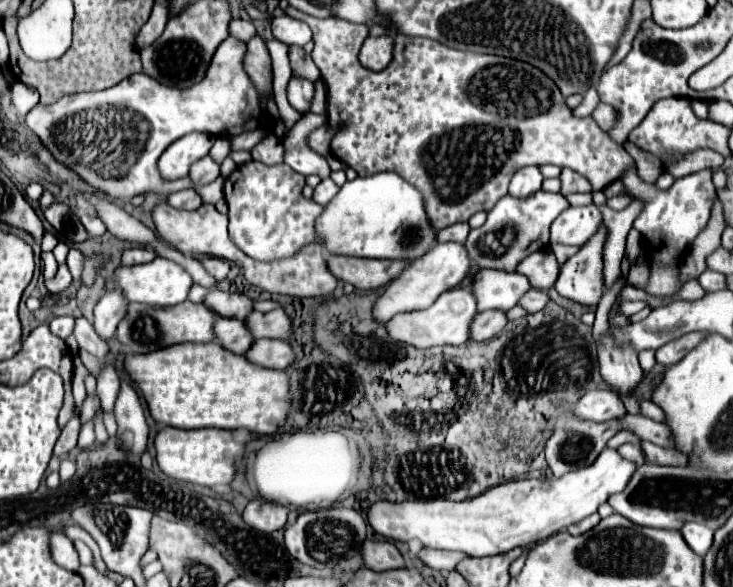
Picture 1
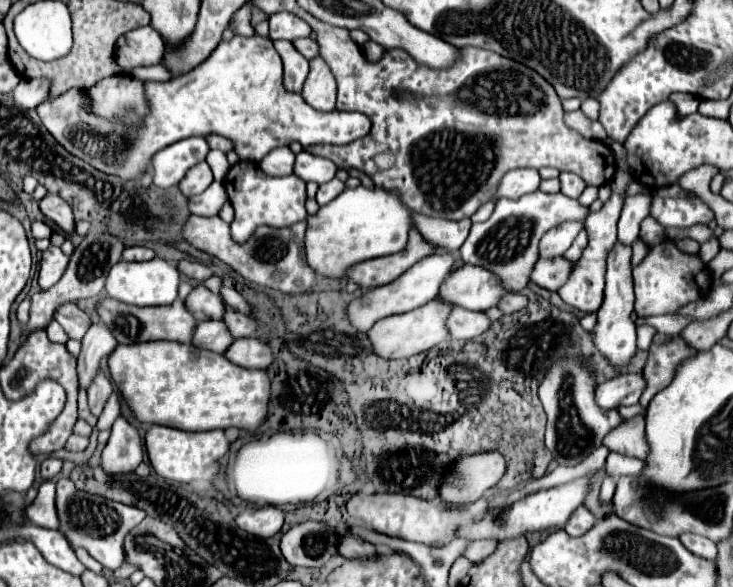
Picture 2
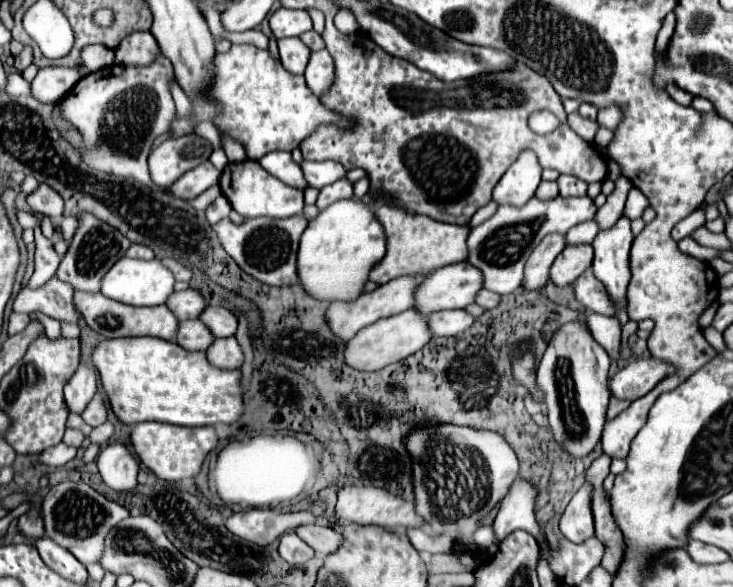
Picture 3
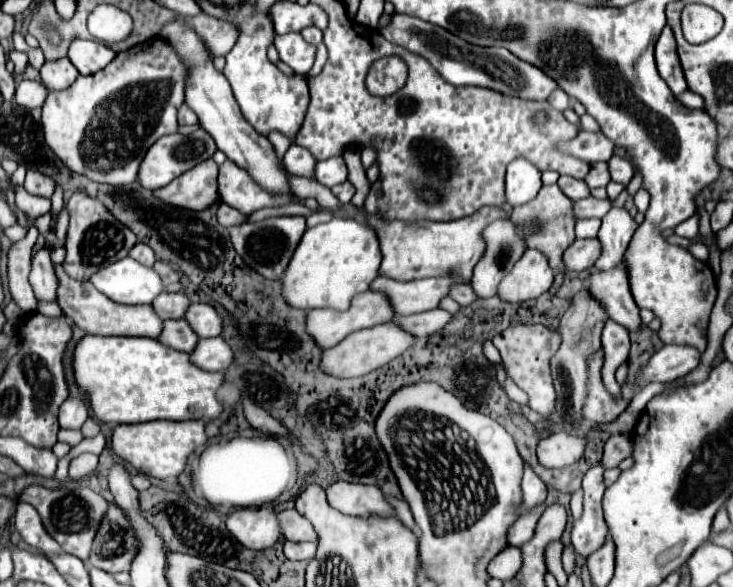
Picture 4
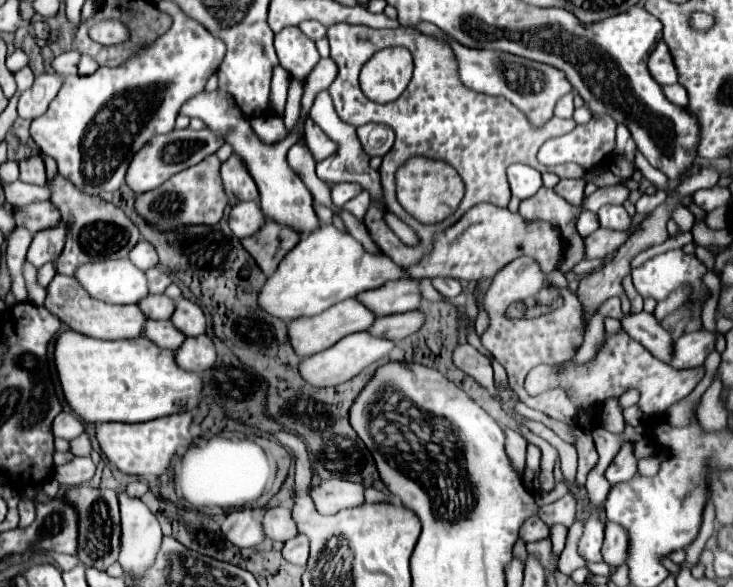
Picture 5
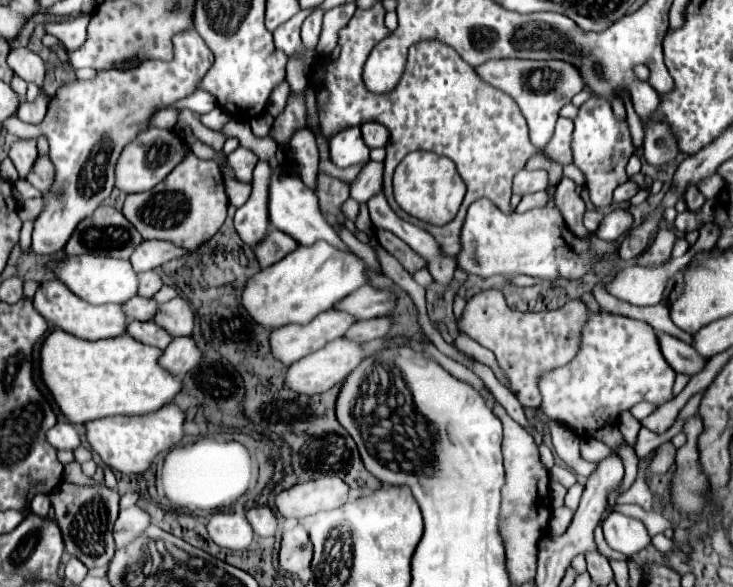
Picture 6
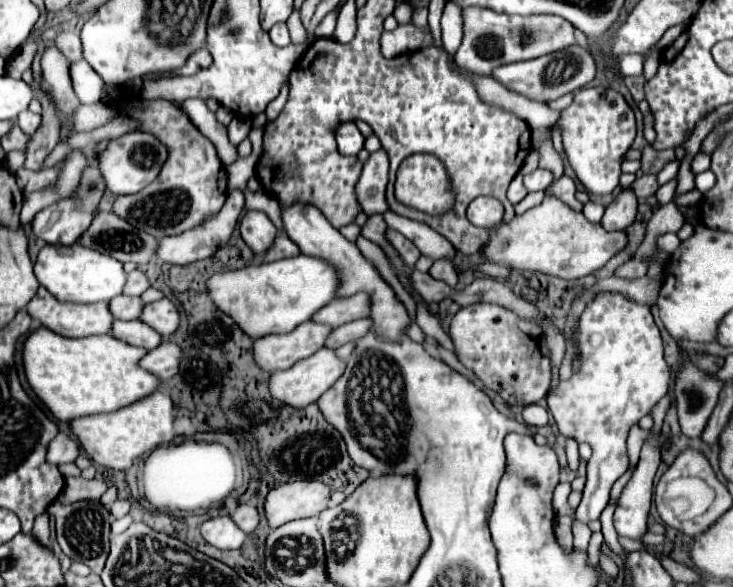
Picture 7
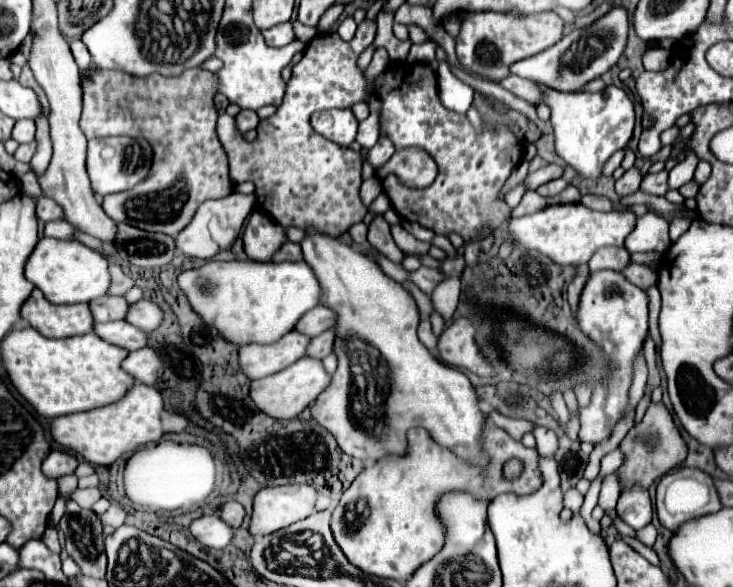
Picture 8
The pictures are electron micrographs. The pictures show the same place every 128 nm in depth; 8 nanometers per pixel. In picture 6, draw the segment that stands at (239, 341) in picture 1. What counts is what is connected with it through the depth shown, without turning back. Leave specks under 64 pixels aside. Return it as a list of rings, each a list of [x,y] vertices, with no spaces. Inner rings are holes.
[[[128,322],[126,334],[132,336],[134,340],[140,340],[144,344],[156,346],[160,350],[164,350],[170,344],[170,340],[172,340],[172,336],[166,334],[166,330],[160,328],[154,322]]]

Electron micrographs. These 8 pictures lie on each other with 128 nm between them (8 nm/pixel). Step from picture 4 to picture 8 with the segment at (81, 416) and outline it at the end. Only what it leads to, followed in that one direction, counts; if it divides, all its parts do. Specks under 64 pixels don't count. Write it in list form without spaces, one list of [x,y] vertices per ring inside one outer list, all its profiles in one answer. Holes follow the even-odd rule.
[[[52,450],[48,454],[48,458],[42,462],[42,474],[46,478],[62,478],[66,474],[72,474],[78,466],[78,458],[72,454],[66,454],[62,450]]]

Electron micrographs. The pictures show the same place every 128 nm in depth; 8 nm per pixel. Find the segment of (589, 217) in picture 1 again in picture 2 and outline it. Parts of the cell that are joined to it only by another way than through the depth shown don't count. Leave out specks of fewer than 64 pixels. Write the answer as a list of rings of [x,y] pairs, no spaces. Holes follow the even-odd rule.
[[[564,222],[562,226],[556,226],[554,230],[550,230],[540,242],[540,258],[562,256],[582,228],[584,228],[584,222]]]

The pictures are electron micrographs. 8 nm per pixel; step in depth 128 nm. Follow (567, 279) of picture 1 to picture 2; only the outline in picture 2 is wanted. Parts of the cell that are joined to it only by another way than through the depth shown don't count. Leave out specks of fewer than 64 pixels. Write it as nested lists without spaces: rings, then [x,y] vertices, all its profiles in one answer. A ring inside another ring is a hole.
[[[616,170],[610,186],[612,186],[612,196],[608,198],[608,202],[604,202],[602,210],[598,212],[590,212],[588,218],[584,220],[586,222],[586,232],[588,232],[588,246],[586,250],[582,252],[580,260],[574,264],[574,270],[568,278],[568,282],[558,290],[560,298],[564,302],[568,302],[570,306],[582,310],[582,312],[596,312],[600,306],[602,306],[602,296],[604,296],[604,272],[606,272],[606,254],[608,250],[614,246],[616,242],[616,224],[618,224],[618,218],[620,218],[620,210],[622,210],[622,204],[624,204],[624,196],[626,196],[626,188],[628,184],[632,182],[632,176],[624,170]]]

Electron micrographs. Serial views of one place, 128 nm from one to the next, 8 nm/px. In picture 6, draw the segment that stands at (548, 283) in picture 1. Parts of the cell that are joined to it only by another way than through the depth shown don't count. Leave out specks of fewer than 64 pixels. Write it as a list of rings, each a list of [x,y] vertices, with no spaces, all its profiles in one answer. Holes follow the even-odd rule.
[[[626,208],[608,210],[604,214],[604,220],[600,222],[600,228],[596,230],[596,236],[600,240],[618,242],[622,234],[626,234],[632,228],[632,214]]]

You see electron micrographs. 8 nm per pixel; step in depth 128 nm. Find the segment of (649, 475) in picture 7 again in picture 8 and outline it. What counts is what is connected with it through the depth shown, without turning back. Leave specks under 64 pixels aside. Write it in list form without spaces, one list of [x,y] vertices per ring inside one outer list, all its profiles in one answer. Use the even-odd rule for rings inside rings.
[[[640,488],[626,490],[618,500],[618,514],[634,530],[648,526],[652,520],[652,502],[648,490]]]

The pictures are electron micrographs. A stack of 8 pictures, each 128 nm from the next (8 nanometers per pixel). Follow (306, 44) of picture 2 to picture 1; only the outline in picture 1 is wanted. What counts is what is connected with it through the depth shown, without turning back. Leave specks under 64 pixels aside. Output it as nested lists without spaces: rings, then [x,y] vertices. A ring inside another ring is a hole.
[[[290,46],[288,54],[290,54],[290,64],[292,64],[292,72],[294,74],[304,76],[304,78],[308,78],[312,82],[320,78],[320,70],[314,66],[314,60],[310,58],[310,54],[304,52],[304,48]]]

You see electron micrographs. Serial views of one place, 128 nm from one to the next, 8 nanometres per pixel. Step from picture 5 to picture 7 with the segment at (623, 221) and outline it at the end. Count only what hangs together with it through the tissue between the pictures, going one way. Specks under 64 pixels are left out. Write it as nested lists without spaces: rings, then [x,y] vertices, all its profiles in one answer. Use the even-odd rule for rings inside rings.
[[[608,86],[582,88],[574,94],[572,104],[560,112],[558,126],[562,130],[562,144],[566,158],[578,180],[592,196],[608,196],[618,186],[622,174],[620,164],[626,150],[636,136],[634,112],[620,92]]]

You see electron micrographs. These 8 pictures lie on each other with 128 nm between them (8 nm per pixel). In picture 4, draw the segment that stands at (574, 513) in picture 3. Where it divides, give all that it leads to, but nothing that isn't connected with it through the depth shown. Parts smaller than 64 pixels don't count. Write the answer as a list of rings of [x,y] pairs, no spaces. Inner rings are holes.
[[[598,462],[592,466],[582,480],[584,488],[584,512],[582,518],[574,520],[572,528],[572,544],[576,552],[582,558],[588,558],[592,552],[596,552],[604,542],[608,534],[608,526],[602,516],[602,496],[604,496],[604,482],[602,482],[604,466]]]

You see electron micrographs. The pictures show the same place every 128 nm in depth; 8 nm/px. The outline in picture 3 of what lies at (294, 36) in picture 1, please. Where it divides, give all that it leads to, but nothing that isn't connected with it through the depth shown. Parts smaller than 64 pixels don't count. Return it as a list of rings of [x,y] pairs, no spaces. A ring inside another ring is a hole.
[[[278,8],[270,16],[270,28],[276,38],[286,36],[300,36],[302,32],[312,30],[312,18],[306,10],[290,10],[290,8]]]

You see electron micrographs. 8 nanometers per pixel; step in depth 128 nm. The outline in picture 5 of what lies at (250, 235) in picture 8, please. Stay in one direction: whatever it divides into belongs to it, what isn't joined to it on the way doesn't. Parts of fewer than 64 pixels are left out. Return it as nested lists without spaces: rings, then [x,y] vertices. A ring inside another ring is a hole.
[[[242,202],[232,208],[230,212],[230,228],[238,238],[246,238],[254,234],[254,230],[262,228],[264,214],[258,206],[258,202]]]

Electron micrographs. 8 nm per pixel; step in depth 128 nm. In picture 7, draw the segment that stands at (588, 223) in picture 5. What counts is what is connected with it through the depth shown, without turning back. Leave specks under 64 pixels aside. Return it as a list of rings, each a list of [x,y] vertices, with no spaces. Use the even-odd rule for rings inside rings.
[[[588,202],[584,204],[584,216],[590,220],[590,222],[600,222],[602,220],[602,214],[604,214],[604,206],[602,204],[596,204],[596,202]]]

